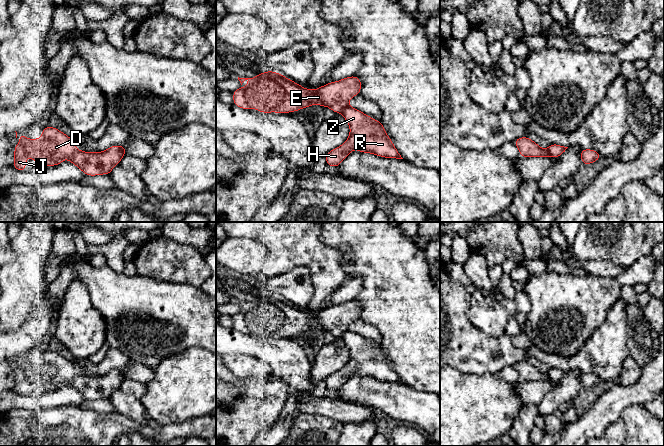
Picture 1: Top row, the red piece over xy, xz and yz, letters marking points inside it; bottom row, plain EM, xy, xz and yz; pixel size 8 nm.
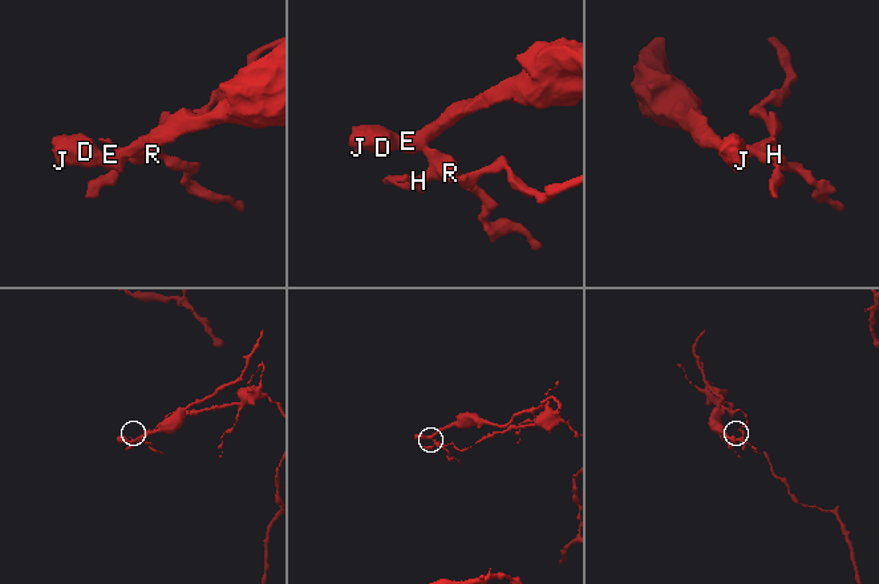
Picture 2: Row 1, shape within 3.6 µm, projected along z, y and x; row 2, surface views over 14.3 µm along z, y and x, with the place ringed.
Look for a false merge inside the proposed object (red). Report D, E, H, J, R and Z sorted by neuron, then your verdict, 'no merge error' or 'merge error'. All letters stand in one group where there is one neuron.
D E J / H R Z; merge error

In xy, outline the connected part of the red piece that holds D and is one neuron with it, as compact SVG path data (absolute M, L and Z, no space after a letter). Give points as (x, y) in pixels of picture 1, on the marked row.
M51 126L43 128L42 137L39 139L28 140L24 133L18 136L16 132L16 138L17 137L20 138L20 142L14 148L15 160L13 167L18 171L26 170L26 156L29 155L35 162L50 167L62 164L64 159L69 159L70 163L80 168L85 175L110 175L113 167L119 164L125 155L122 146L119 145L113 145L103 152L98 151L96 153L91 153L80 151L76 148L73 140L69 136Z

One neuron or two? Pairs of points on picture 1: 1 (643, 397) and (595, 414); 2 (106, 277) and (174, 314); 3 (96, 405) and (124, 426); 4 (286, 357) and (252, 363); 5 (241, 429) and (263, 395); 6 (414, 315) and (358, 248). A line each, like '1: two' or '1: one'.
1: one
2: one
3: two
4: two
5: one
6: one

